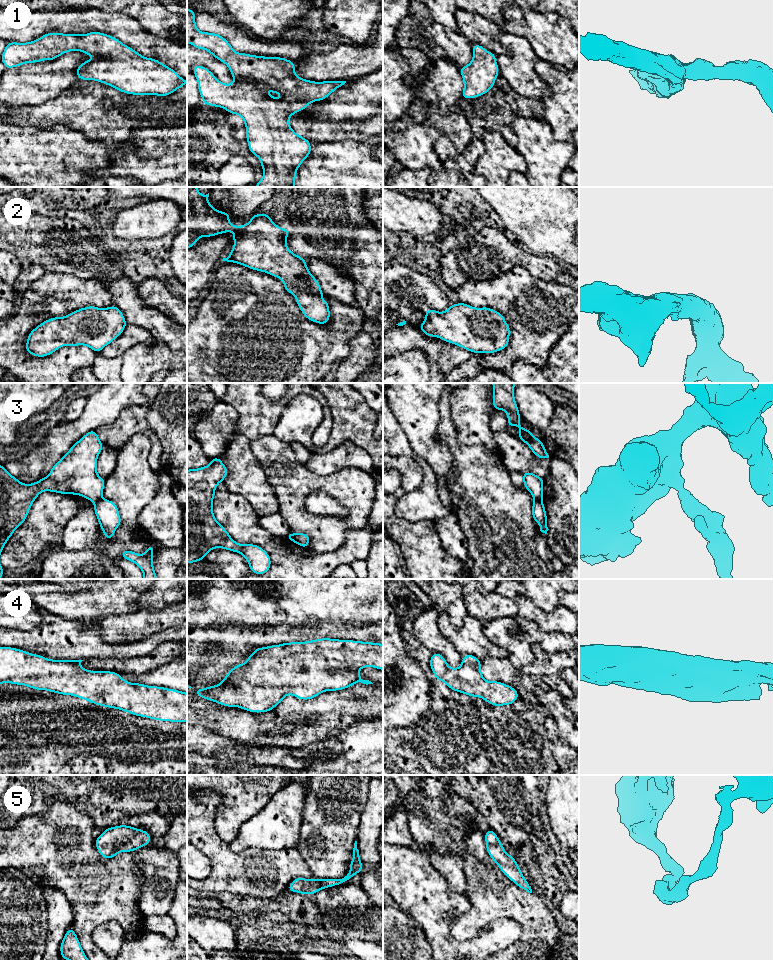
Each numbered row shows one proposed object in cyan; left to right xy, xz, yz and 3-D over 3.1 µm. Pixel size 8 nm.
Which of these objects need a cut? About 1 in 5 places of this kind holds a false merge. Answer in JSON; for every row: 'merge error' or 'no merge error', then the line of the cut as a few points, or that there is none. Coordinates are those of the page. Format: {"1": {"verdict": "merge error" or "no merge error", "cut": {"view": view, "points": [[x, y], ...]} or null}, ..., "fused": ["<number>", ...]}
{"1": {"verdict": "no merge error", "cut": null}, "2": {"verdict": "no merge error", "cut": null}, "3": {"verdict": "merge error", "cut": {"view": "xy", "points": [[101, 498], [94, 503]]}}, "4": {"verdict": "no merge error", "cut": null}, "5": {"verdict": "no merge error", "cut": null}, "fused": ["3"]}

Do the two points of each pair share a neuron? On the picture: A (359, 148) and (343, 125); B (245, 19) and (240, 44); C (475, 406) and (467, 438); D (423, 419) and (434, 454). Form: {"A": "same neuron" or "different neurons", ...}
{"A": "different neurons", "B": "different neurons", "C": "same neuron", "D": "same neuron"}

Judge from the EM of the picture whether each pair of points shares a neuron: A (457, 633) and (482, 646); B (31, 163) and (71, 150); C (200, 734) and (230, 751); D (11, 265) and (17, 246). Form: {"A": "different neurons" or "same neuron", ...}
{"A": "same neuron", "B": "same neuron", "C": "same neuron", "D": "different neurons"}

